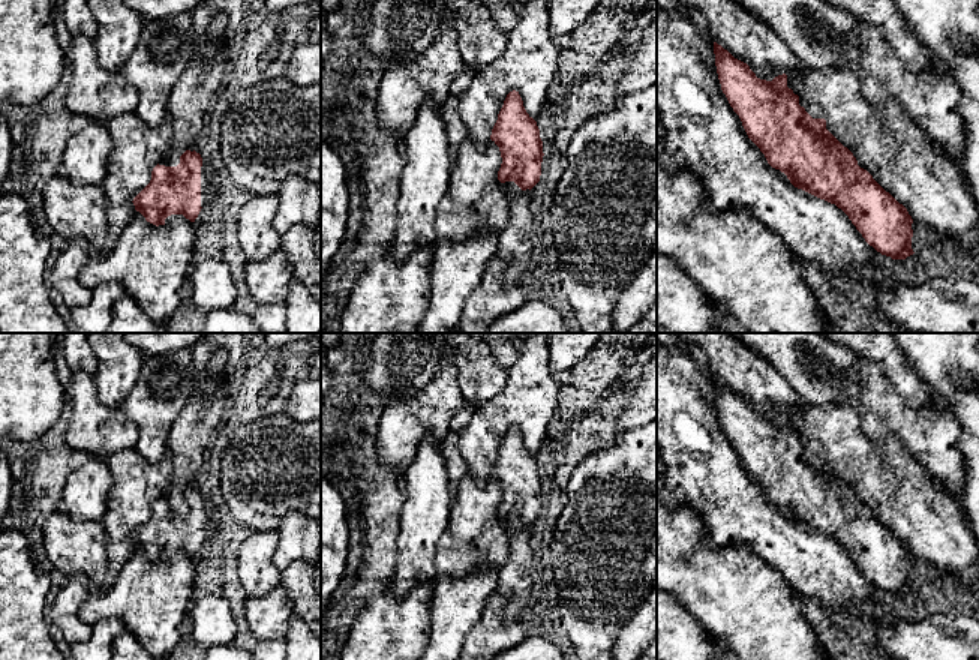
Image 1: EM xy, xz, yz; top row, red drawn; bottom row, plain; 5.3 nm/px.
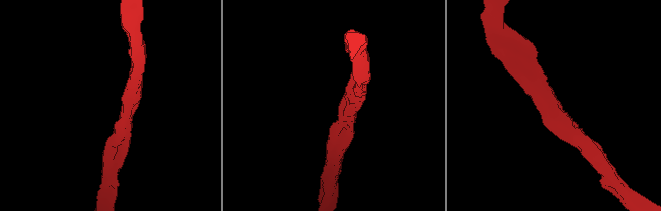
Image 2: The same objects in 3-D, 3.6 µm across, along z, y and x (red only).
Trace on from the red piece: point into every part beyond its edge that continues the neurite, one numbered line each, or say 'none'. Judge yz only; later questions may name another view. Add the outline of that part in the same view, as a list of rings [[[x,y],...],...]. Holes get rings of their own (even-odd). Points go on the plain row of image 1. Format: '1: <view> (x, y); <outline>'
none

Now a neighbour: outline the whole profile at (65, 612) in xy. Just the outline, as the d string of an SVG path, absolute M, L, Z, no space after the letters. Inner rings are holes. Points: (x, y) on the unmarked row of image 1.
M85 574L70 576L55 596L49 610L49 620L70 645L88 640L91 636L91 626L79 616L79 609L90 596L90 585L91 582Z

